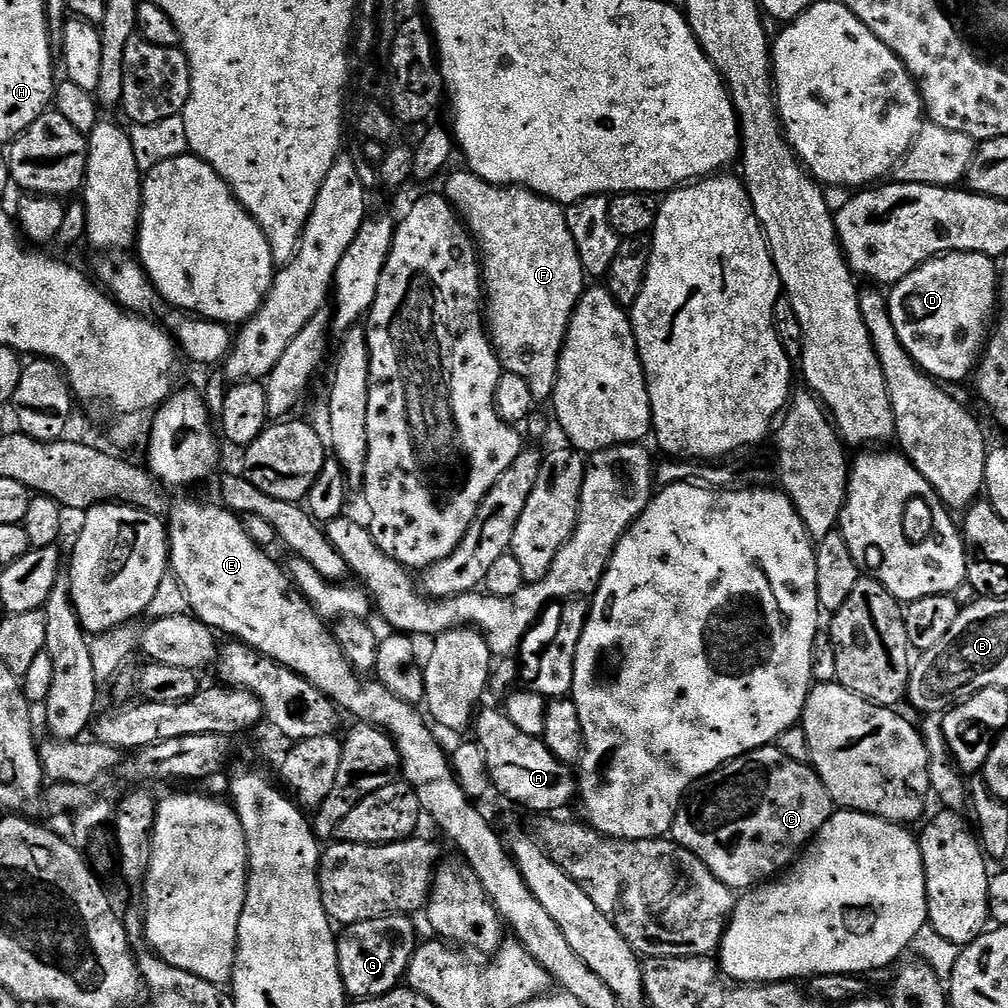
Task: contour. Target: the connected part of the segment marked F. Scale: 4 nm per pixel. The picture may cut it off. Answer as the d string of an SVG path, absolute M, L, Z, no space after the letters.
M461 170L456 172L442 188L448 203L456 209L461 220L464 221L477 249L479 259L482 261L482 296L486 301L486 331L488 339L492 341L492 348L496 352L496 357L500 360L500 366L503 371L510 374L518 374L518 378L523 378L526 386L530 386L530 394L533 401L544 402L551 401L552 391L558 378L558 362L560 361L560 351L564 345L564 339L570 326L570 318L578 306L580 296L586 290L586 273L582 262L578 258L578 246L574 246L574 237L570 235L570 226L566 222L566 211L554 200L548 200L544 196L539 196L537 192L531 192L529 188L518 188L515 186L505 186L503 184L491 184L482 178L478 178L472 172Z

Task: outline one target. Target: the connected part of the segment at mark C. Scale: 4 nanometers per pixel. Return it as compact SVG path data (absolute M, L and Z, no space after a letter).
M769 746L767 748L756 748L753 752L747 752L745 756L728 760L721 768L714 770L709 776L704 776L702 779L697 780L684 793L684 799L681 800L676 811L676 817L672 823L670 836L677 844L694 853L711 870L714 878L718 878L726 887L733 890L751 890L781 875L799 857L801 851L816 839L818 830L822 830L822 826L826 826L826 822L831 818L833 811L834 805L830 794L826 790L822 778L816 773L816 769L812 767L811 763L790 758L786 754L782 754L780 748Z

